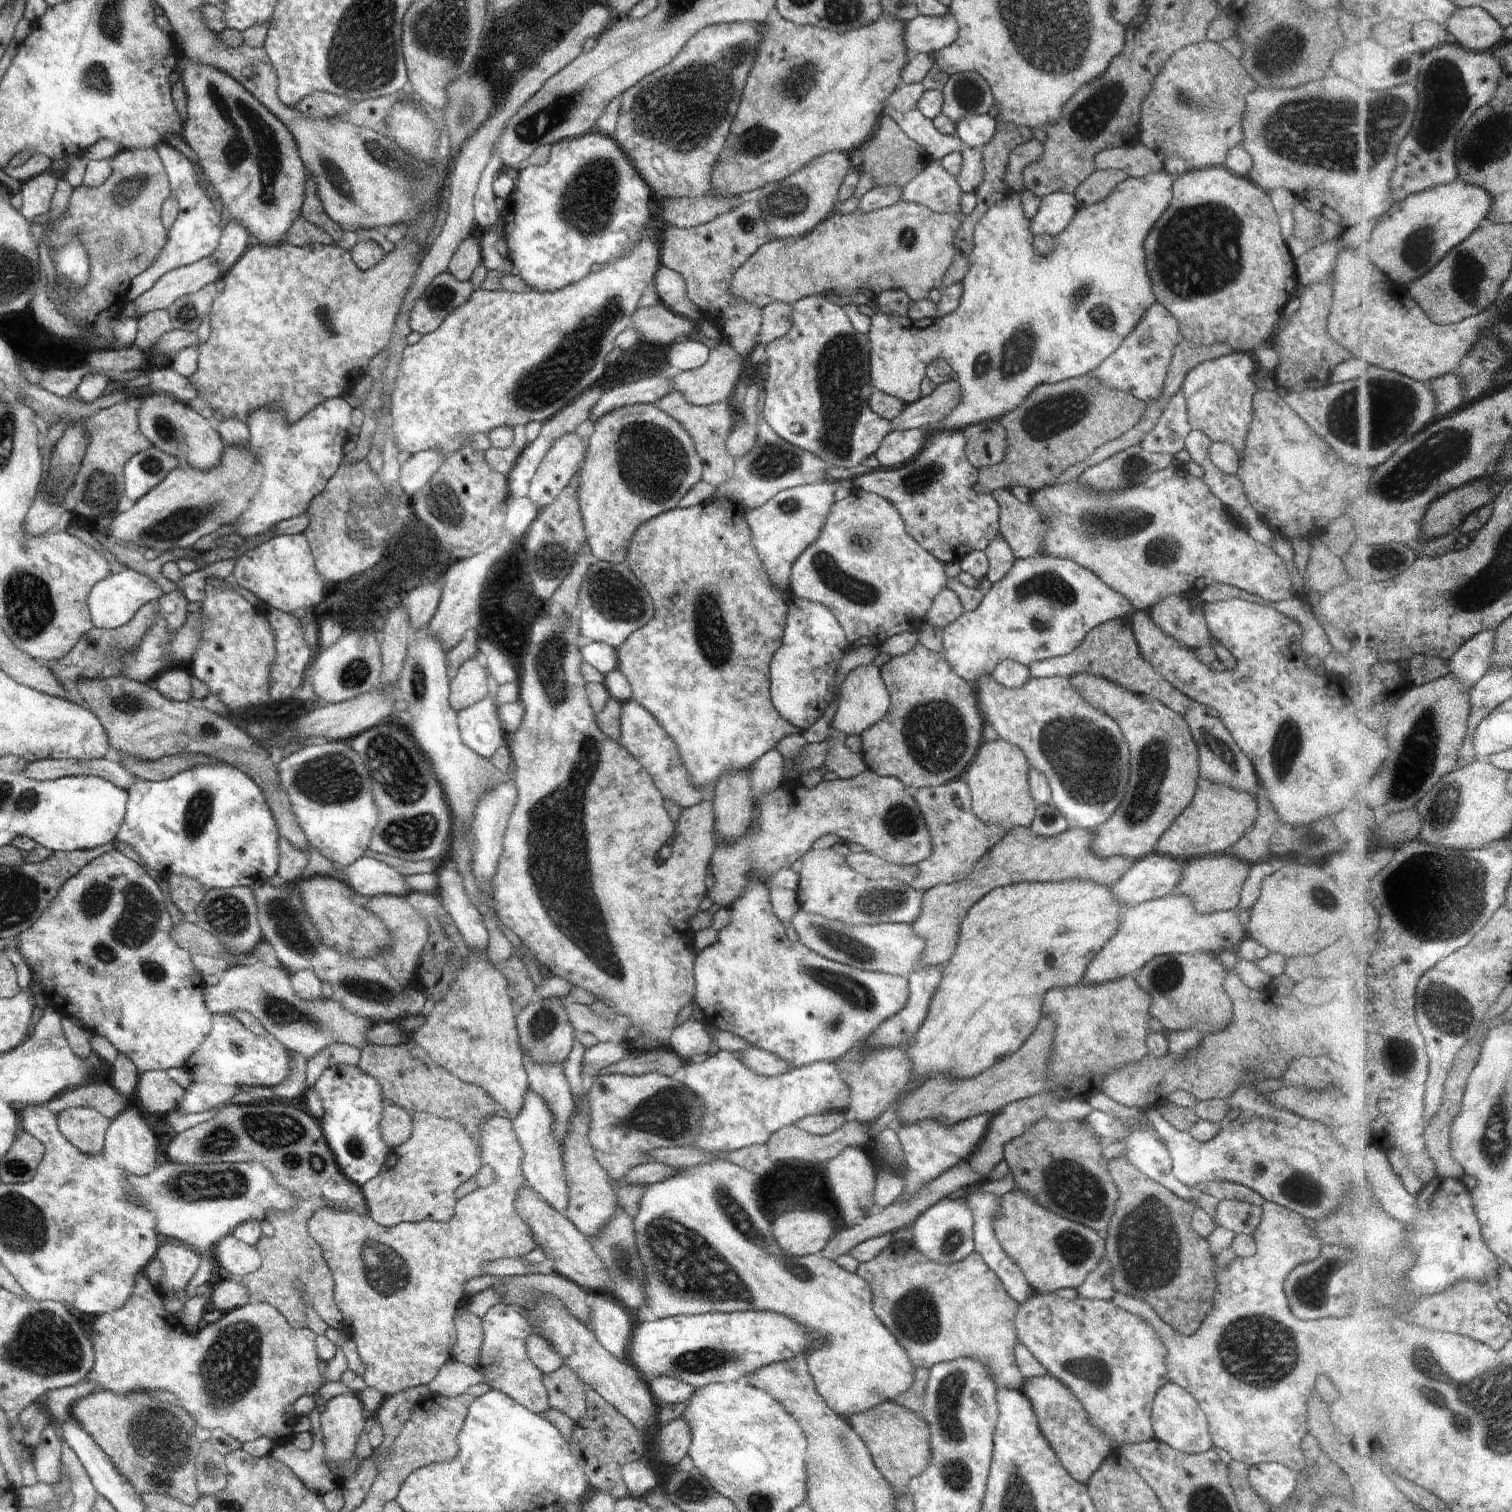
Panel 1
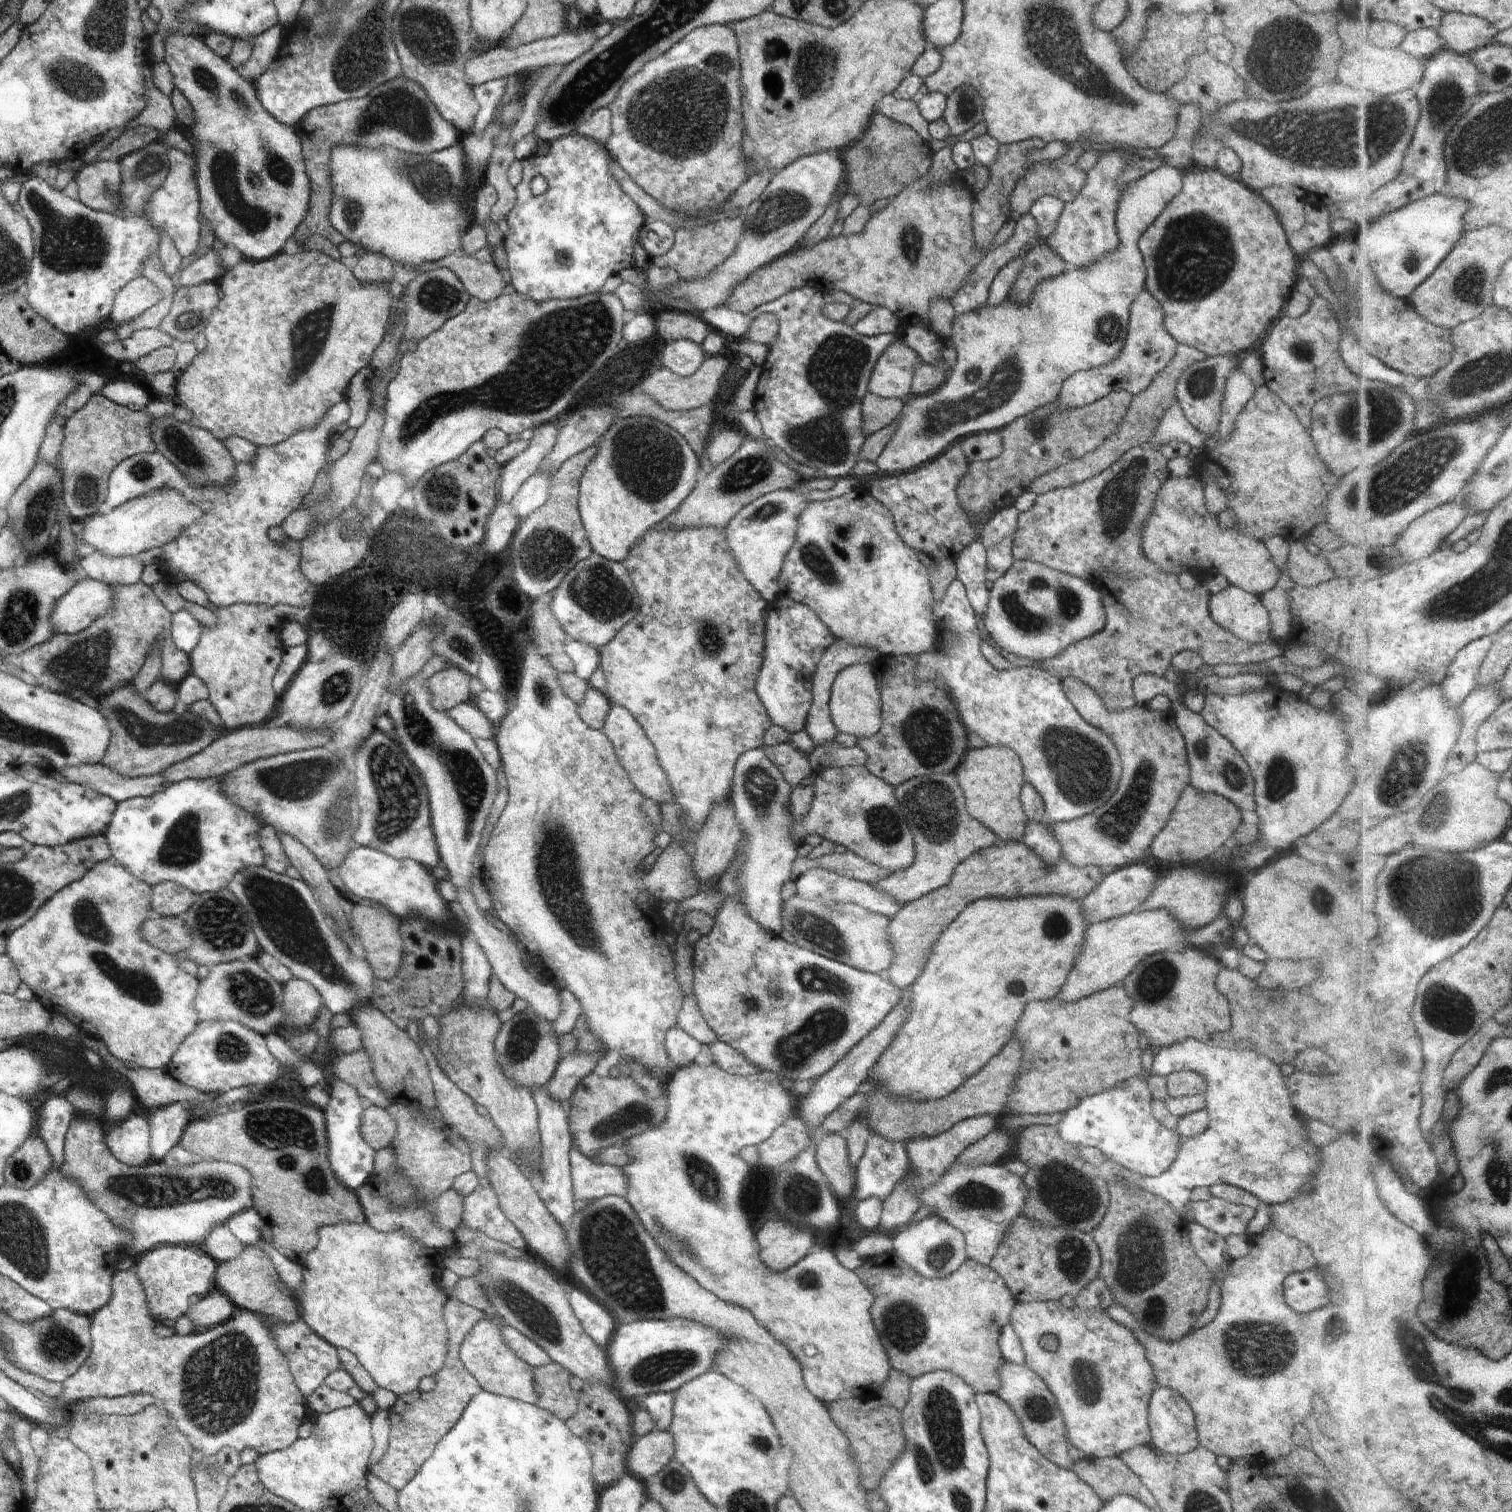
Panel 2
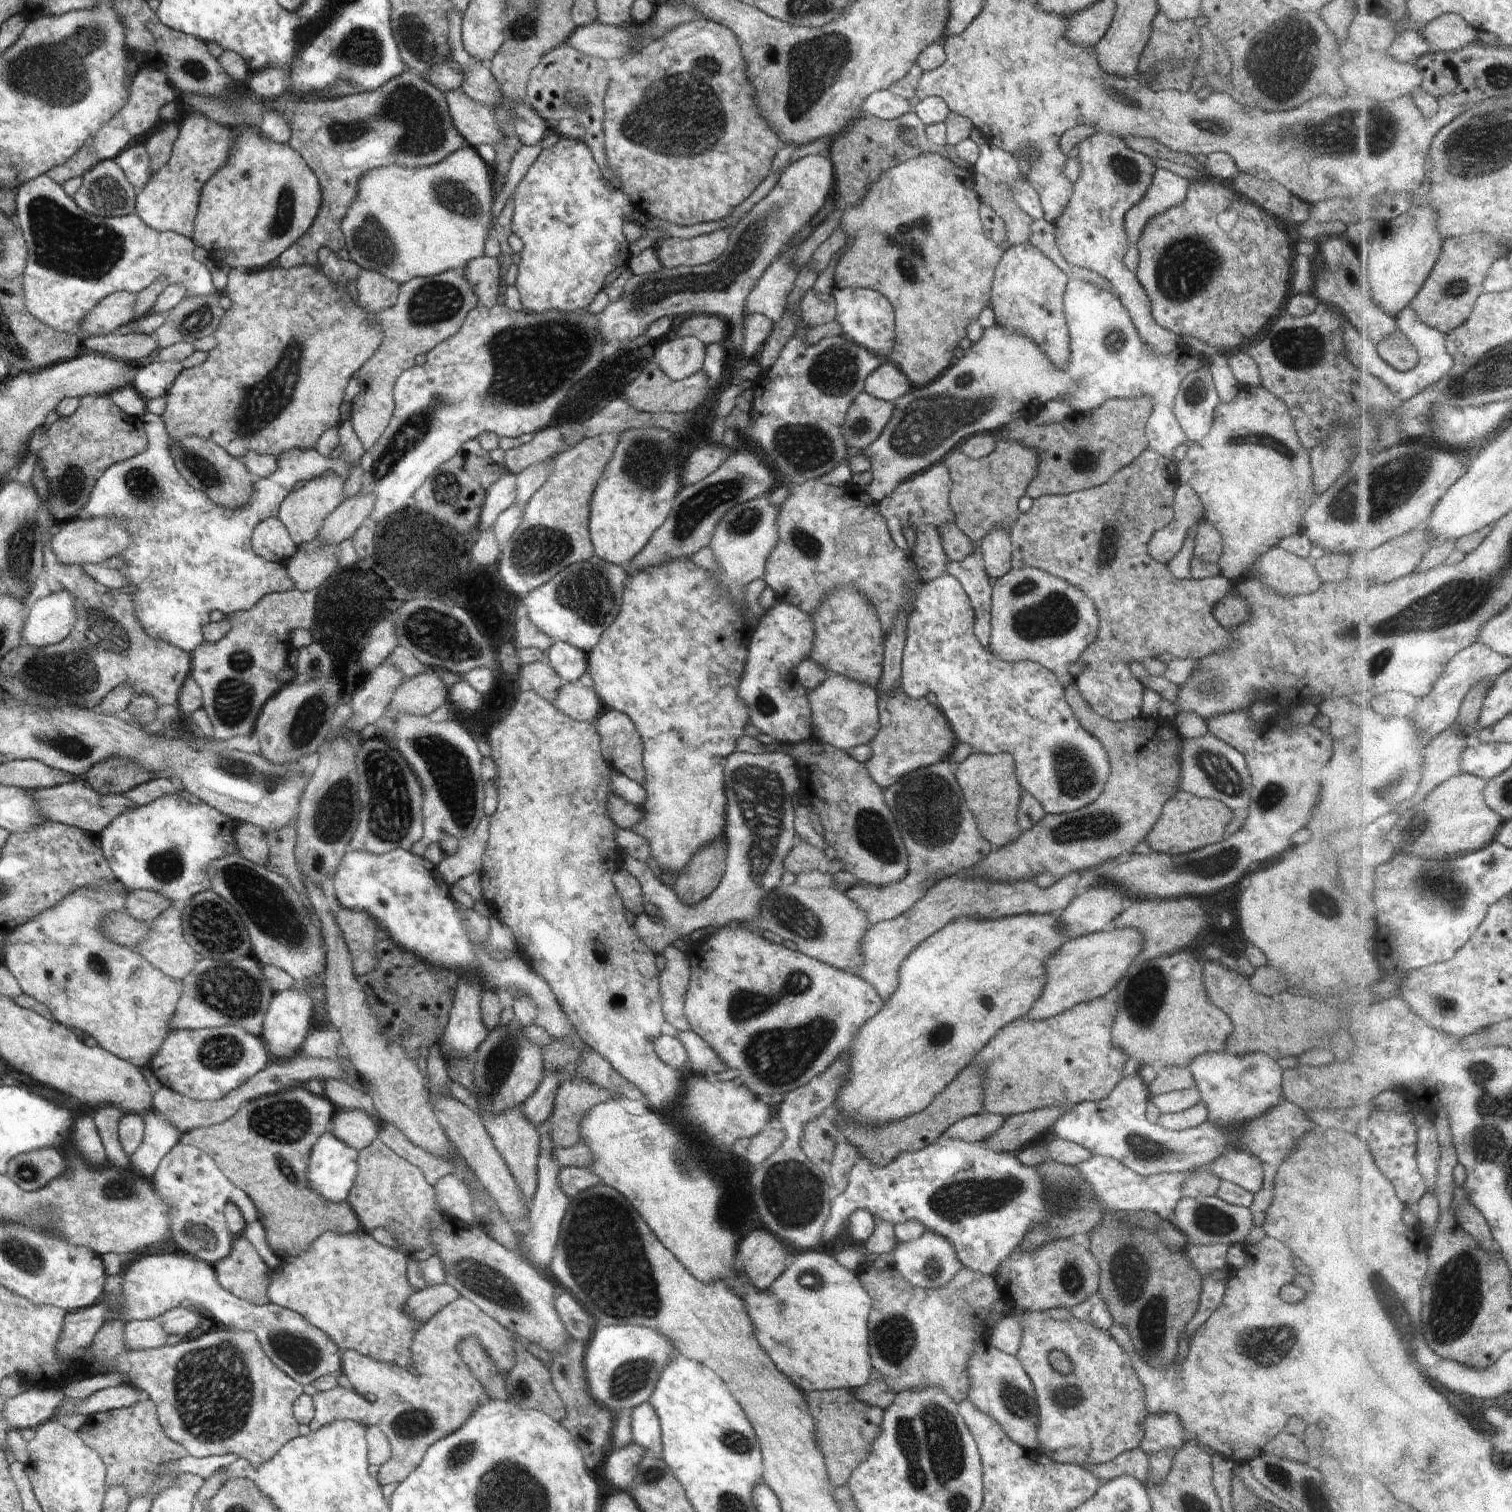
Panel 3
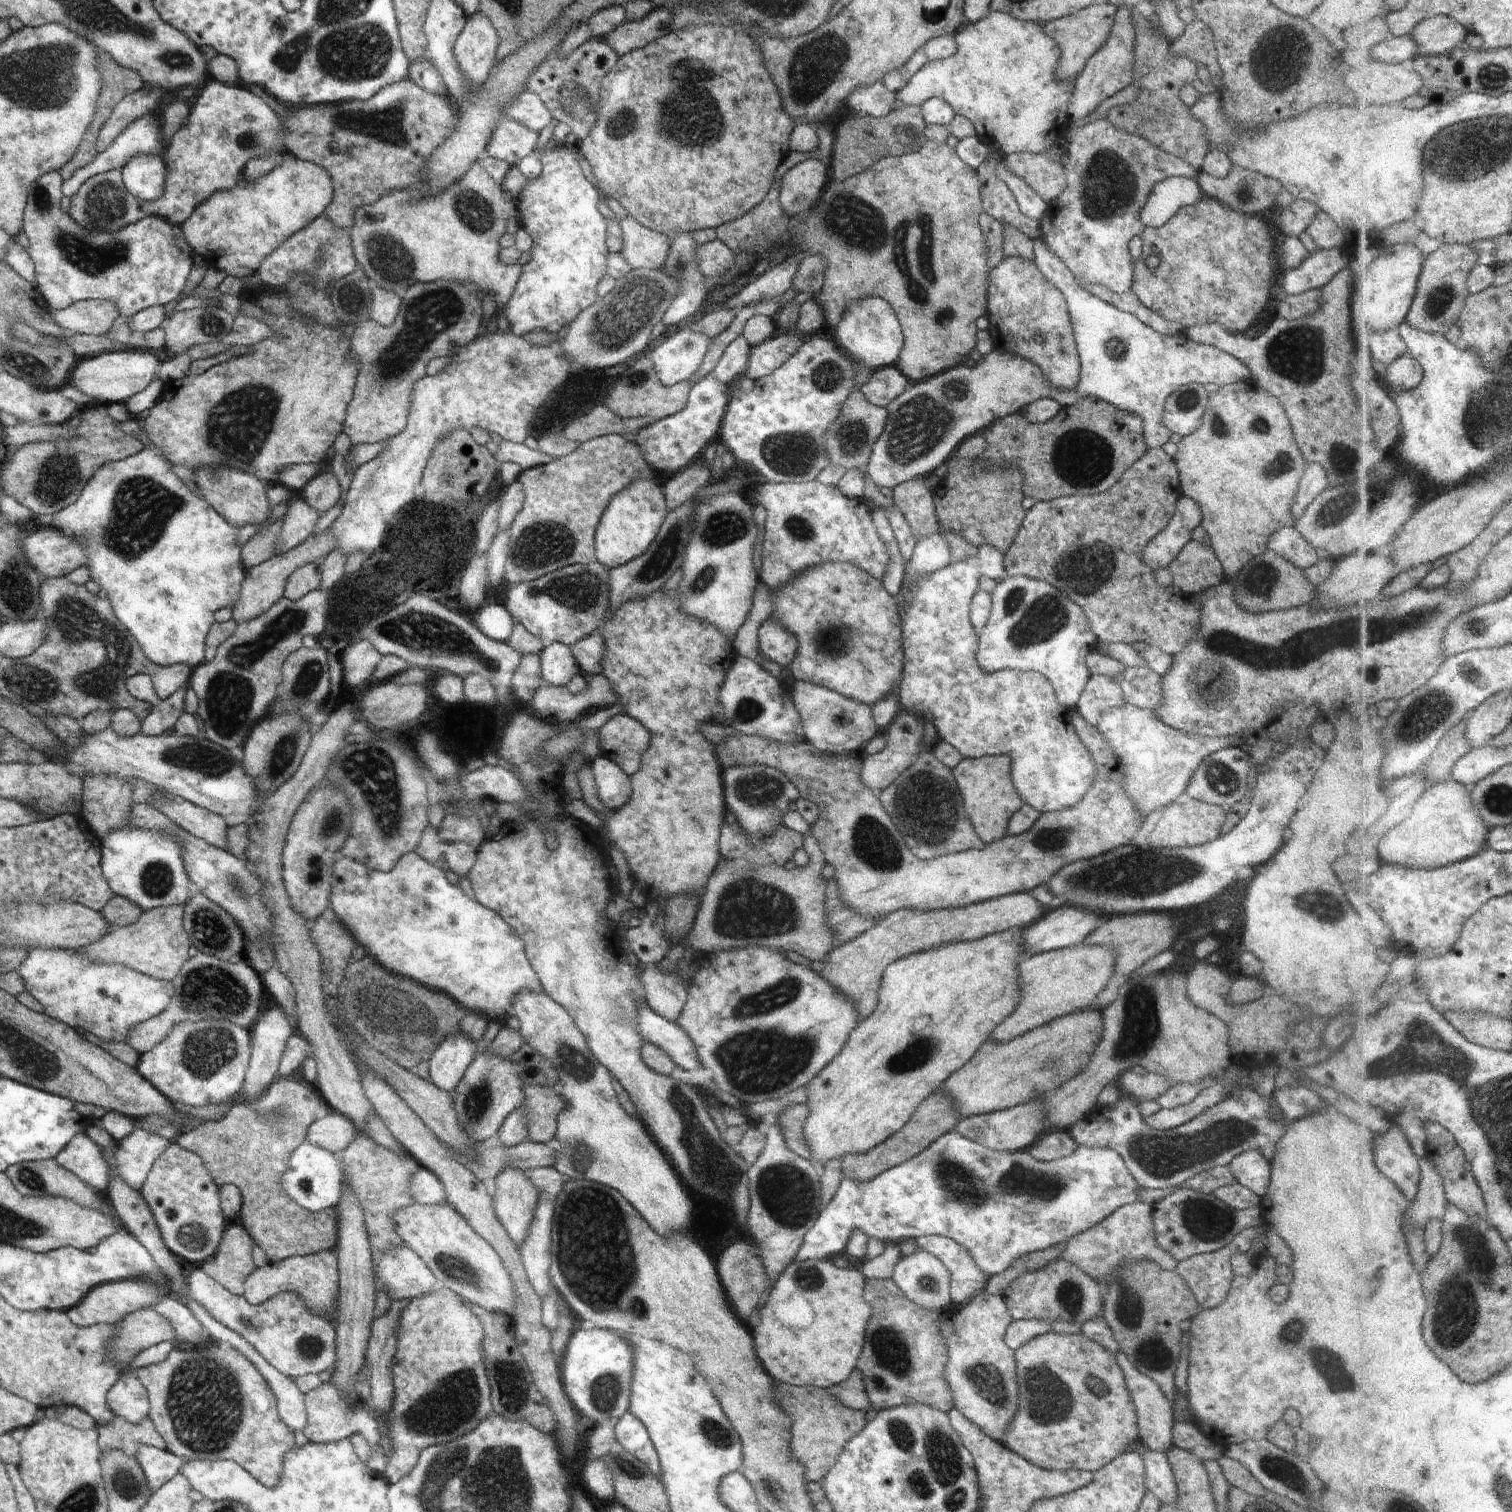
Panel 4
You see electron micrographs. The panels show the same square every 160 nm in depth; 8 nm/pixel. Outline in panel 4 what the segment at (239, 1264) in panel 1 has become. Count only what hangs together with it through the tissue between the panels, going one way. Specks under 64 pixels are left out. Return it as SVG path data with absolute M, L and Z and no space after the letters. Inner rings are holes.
M171 1142L154 1162L139 1193L154 1215L164 1244L176 1256L188 1262L204 1262L216 1254L228 1227L221 1209L219 1188L204 1161L176 1142Z

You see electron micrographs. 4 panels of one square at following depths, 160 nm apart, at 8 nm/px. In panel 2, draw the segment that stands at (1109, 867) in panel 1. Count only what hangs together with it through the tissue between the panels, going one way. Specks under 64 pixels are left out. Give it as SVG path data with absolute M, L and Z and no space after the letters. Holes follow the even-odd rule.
M1002 841L975 852L955 868L952 880L946 886L906 903L891 918L888 934L895 958L882 975L900 990L910 987L923 973L939 936L970 903L986 897L1030 895L1060 895L1081 901L1100 884L1105 875L1105 870L1095 866L1080 868L1062 856L1053 867L1049 867L1022 841Z

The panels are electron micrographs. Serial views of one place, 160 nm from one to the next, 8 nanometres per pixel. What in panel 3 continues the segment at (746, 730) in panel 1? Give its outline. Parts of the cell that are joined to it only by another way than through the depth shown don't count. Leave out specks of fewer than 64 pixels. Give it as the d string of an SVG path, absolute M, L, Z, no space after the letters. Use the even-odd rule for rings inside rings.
M676 557L671 561L648 567L627 575L624 585L623 605L614 622L604 631L596 646L588 653L588 672L594 680L594 690L599 694L605 709L622 711L635 724L643 742L646 800L639 806L642 818L631 830L648 840L650 862L655 870L670 873L674 878L691 861L692 855L710 841L722 836L725 827L727 798L725 795L724 767L727 756L737 751L737 740L746 734L750 723L747 704L740 698L737 687L744 670L749 640L755 628L741 613L741 606L733 601L720 587L719 580L710 570L699 567L692 557Z

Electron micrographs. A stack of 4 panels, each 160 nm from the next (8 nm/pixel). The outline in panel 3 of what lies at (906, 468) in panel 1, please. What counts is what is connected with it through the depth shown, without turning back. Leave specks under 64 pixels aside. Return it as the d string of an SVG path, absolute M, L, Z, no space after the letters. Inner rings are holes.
M940 462L926 470L902 481L892 494L878 503L882 517L887 522L892 540L905 552L910 553L902 530L911 526L916 531L922 525L932 525L936 530L944 525L956 524L952 507L949 503L949 492L952 481L947 466Z

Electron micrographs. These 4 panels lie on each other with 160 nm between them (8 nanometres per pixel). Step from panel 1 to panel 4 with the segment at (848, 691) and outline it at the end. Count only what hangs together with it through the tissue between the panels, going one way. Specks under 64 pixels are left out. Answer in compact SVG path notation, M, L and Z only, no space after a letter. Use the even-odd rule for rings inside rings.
M794 681L791 685L792 700L803 724L805 740L816 750L832 755L856 752L881 730L873 719L871 705L845 697L835 690L806 681Z

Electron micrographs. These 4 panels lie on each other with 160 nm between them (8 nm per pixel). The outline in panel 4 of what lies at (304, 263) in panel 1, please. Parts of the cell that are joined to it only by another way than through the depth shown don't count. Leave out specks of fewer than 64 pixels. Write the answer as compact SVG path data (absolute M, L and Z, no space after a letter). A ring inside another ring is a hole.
M286 288L273 289L274 291L258 291L256 299L254 299L254 303L264 310L264 314L268 316L262 322L273 329L273 337L255 342L253 345L250 345L252 350L249 353L214 365L204 374L198 376L186 375L167 382L161 399L150 409L149 416L140 421L142 429L147 432L147 436L152 444L156 445L171 464L177 468L184 466L195 471L200 467L208 468L212 465L222 465L225 467L228 465L232 468L246 470L246 472L253 474L257 479L268 485L277 484L276 475L280 469L283 469L283 466L326 462L326 450L334 444L336 437L343 432L343 420L345 419L348 403L353 397L353 388L357 381L359 369L359 364L356 361L349 361L351 337L344 335L344 324L342 324L342 327L329 327L319 323L314 317L295 309L289 294L286 292Z

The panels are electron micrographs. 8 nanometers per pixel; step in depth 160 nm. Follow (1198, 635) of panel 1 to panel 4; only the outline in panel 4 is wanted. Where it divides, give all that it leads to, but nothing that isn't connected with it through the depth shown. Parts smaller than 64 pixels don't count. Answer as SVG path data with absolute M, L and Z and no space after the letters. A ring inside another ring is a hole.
M1155 448L1148 449L1132 466L1124 471L1121 479L1110 489L1103 493L1095 495L1070 495L1067 497L1058 497L1051 501L1038 501L1030 510L1026 511L1024 520L1020 525L1018 534L1010 548L1004 553L1004 568L1010 577L1023 576L1028 578L1035 578L1045 580L1064 592L1067 597L1070 597L1088 617L1092 632L1097 636L1097 640L1106 643L1124 643L1125 645L1132 645L1133 642L1144 642L1150 647L1158 647L1162 652L1170 656L1177 655L1182 652L1182 649L1192 641L1197 631L1199 630L1200 615L1201 615L1201 599L1200 593L1185 593L1176 585L1162 586L1159 585L1154 578L1155 571L1153 571L1143 561L1143 550L1150 540L1152 540L1159 532L1162 532L1170 522L1172 516L1175 515L1177 500L1181 496L1181 488L1179 483L1179 472L1177 471L1176 463L1173 457L1169 456L1163 449ZM1091 676L1075 707L1088 724L1096 725L1100 715L1126 703L1123 690L1113 678Z

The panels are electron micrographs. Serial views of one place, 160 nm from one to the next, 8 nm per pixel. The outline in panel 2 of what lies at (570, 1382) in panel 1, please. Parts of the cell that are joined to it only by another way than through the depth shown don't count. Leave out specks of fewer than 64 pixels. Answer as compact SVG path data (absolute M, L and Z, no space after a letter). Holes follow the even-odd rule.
M554 1361L533 1368L534 1386L539 1398L536 1405L563 1421L571 1419L578 1410L577 1396L570 1386L569 1374Z

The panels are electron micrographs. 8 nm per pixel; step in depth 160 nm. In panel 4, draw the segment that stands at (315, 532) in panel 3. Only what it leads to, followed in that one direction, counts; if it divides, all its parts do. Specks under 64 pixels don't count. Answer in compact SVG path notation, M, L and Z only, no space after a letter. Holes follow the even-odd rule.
M299 493L288 501L287 513L281 522L281 531L277 541L277 554L296 548L301 542L313 534L322 511L316 510Z

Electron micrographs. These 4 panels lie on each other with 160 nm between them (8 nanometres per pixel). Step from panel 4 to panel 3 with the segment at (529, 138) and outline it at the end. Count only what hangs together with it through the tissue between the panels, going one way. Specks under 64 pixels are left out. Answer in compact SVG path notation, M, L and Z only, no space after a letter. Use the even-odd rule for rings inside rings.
M462 89L443 93L452 122L468 145L474 148L480 145L494 146L506 138L486 105L473 101Z

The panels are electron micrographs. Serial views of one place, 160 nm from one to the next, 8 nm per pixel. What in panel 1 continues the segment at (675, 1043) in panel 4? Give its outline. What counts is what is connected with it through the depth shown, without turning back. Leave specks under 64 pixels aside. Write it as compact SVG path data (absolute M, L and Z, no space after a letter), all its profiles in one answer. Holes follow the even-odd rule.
M754 1047L740 1051L737 1054L737 1059L742 1060L749 1069L752 1069L756 1074L767 1077L775 1077L789 1071L791 1066L788 1061L777 1057L773 1052Z

